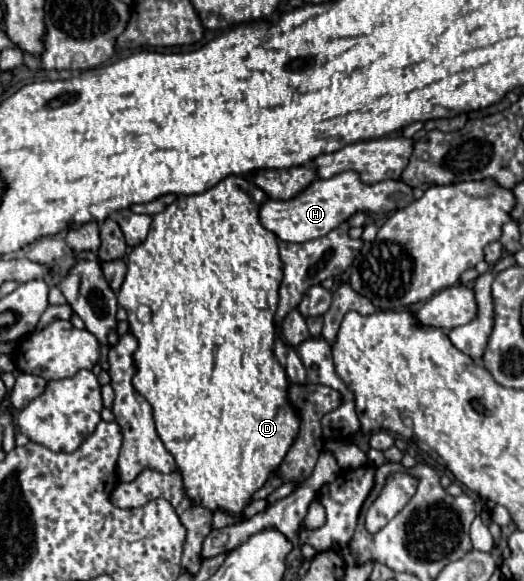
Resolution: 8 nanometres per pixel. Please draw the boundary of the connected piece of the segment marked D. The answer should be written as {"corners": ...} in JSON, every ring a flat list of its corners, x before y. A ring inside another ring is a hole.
{"corners":[[230,175,222,179,218,185,212,189,200,193,200,195,178,195,172,205,168,205,162,213,152,215,152,225,148,231,148,237,132,249,128,255,128,273,126,279,118,291,118,303,128,311,128,323,130,323,130,333,136,335,138,339,138,351,134,353,134,363,136,363,136,377,134,377,134,387,136,391,152,405,154,409,154,421,158,435,166,449,174,455,178,471,184,477,184,487,190,499,196,503,208,507,210,511,224,509,232,515,240,515,244,507,252,501,250,495,262,487,262,483,268,481,270,471,282,463,282,455,286,455,286,447,290,447,290,439,298,435,298,415,294,415,294,409,288,405,286,397,286,387,288,379,286,373,282,371,280,363,274,359,272,347,274,347,274,311,278,307,278,287,282,281,282,261,278,257,278,237,264,229,258,217,260,207,268,201,268,195,260,189,248,183,244,177],[138,305,148,305,152,309,152,321,150,325,142,325,136,321,134,313]]}

